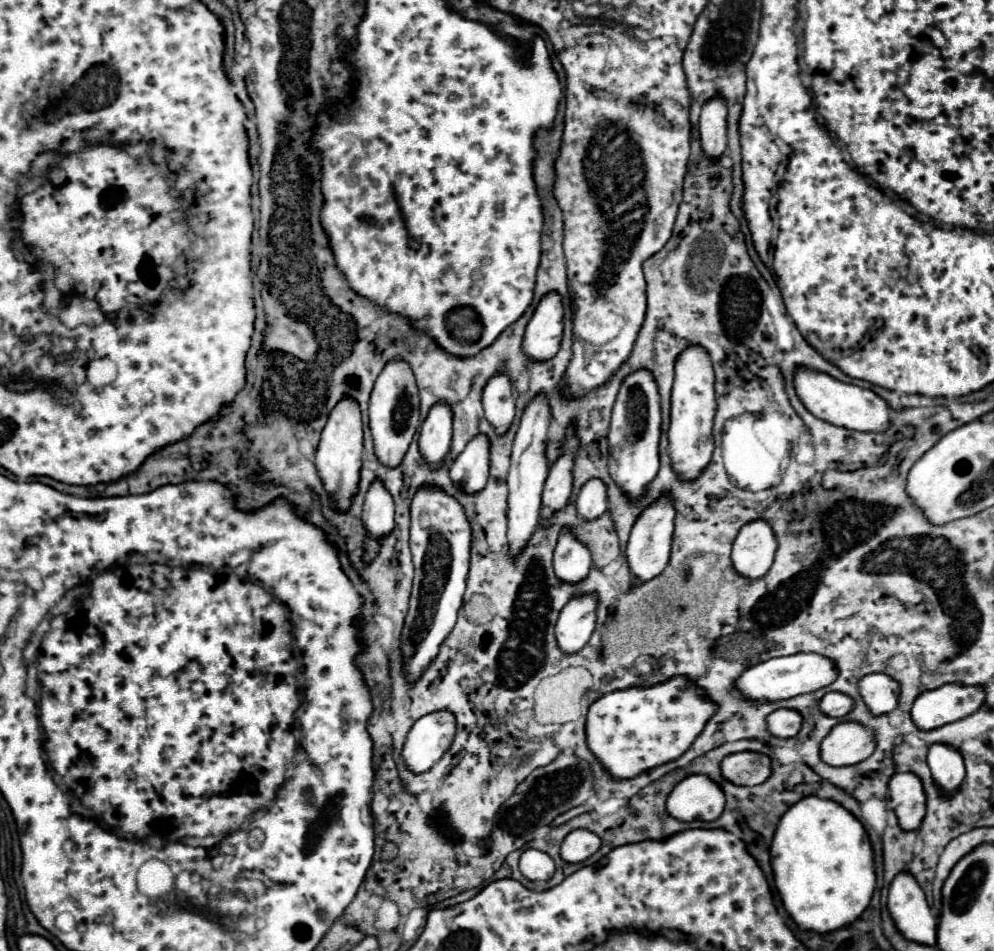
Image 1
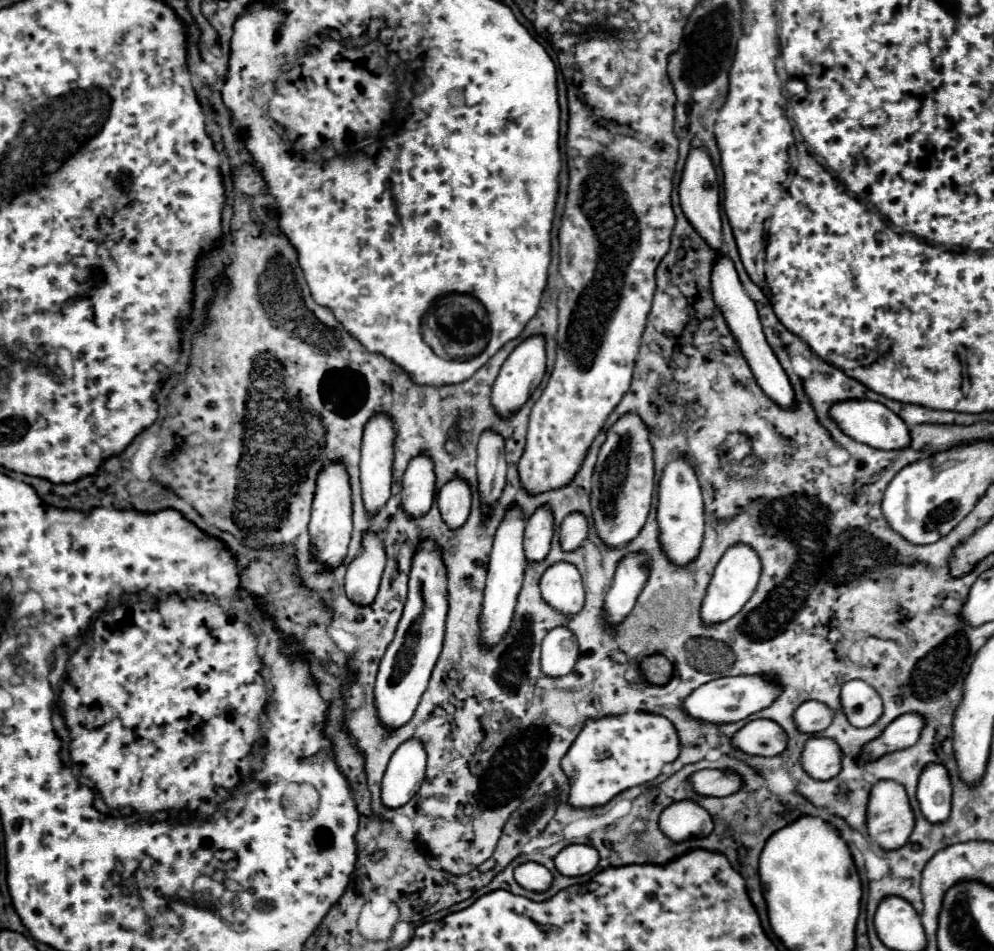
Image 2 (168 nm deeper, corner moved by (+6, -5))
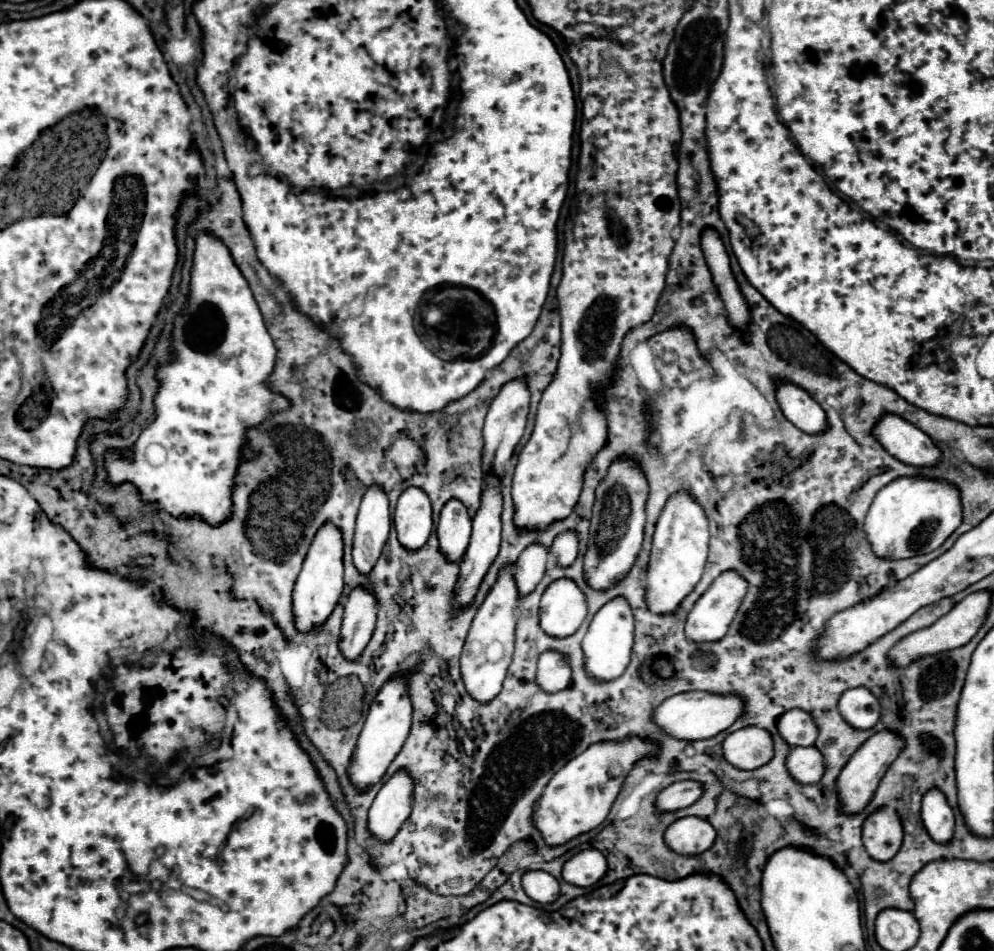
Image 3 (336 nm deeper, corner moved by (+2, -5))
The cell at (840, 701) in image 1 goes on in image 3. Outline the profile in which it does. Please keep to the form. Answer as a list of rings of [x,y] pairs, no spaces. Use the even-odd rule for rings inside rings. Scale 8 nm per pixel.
[[[789,710],[779,718],[779,736],[789,746],[813,746],[817,738],[817,726],[813,726],[813,718],[803,710]]]

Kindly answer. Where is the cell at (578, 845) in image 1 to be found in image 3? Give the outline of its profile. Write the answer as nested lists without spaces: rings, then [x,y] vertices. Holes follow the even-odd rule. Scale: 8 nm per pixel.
[[[589,848],[567,860],[567,864],[563,866],[563,880],[573,886],[587,888],[599,882],[605,876],[605,872],[607,872],[605,856],[599,850]]]

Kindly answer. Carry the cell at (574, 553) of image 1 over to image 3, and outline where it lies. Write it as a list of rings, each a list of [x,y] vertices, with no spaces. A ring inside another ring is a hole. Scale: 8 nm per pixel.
[[[569,580],[553,582],[541,598],[541,630],[553,638],[565,638],[577,632],[587,616],[583,592]]]

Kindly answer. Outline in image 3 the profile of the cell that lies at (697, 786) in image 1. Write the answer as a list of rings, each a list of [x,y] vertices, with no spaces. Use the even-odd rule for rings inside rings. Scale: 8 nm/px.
[[[681,818],[665,832],[665,844],[681,856],[697,856],[715,842],[715,828],[701,818]]]

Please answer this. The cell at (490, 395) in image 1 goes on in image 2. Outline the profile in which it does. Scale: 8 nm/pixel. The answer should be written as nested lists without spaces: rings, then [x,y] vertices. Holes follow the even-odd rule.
[[[487,428],[479,436],[477,446],[477,474],[479,474],[479,492],[483,506],[495,504],[503,486],[505,486],[505,440],[499,432]]]

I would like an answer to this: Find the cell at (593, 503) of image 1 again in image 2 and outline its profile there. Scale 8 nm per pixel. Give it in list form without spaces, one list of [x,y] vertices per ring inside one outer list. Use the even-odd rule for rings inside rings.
[[[571,512],[561,524],[561,546],[563,550],[575,550],[587,538],[589,524],[581,512]]]

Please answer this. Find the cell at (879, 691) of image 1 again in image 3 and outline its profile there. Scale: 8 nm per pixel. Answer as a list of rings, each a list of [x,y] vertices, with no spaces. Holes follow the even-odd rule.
[[[853,688],[841,694],[839,714],[849,726],[857,730],[869,730],[879,720],[879,702],[873,698],[873,694],[869,694],[869,690]]]

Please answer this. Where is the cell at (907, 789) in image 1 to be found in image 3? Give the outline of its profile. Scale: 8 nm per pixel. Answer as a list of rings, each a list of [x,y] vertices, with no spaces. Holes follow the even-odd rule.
[[[877,810],[877,814],[869,814],[863,826],[863,846],[873,860],[887,862],[901,848],[901,822],[897,822],[897,814],[889,814],[889,810]]]

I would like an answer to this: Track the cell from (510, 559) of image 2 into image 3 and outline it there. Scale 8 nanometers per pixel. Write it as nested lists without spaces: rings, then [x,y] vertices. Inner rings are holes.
[[[501,570],[501,578],[497,578],[497,586],[487,594],[485,602],[477,610],[473,624],[467,634],[467,642],[461,654],[461,678],[469,696],[481,704],[489,704],[503,686],[507,668],[513,656],[513,640],[515,640],[515,610],[517,610],[517,586],[513,586],[513,574],[509,570]]]

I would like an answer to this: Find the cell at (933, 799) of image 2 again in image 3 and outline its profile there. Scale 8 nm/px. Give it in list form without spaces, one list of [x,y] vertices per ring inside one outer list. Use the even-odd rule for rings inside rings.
[[[933,788],[925,794],[923,806],[921,806],[921,818],[923,818],[923,824],[929,832],[929,836],[937,844],[951,842],[955,818],[953,818],[953,810],[949,808],[945,794],[941,794],[941,790]]]

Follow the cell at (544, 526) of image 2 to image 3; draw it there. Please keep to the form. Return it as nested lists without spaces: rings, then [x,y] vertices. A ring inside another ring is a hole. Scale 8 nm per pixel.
[[[533,544],[523,550],[523,554],[513,566],[513,578],[521,598],[531,594],[535,586],[541,582],[545,574],[545,564],[547,564],[547,548],[543,548],[541,544]]]

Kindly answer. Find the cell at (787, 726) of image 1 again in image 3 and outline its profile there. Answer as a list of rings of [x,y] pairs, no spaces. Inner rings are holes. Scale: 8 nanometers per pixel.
[[[757,726],[731,732],[723,740],[723,758],[739,770],[755,770],[773,758],[771,734]]]

